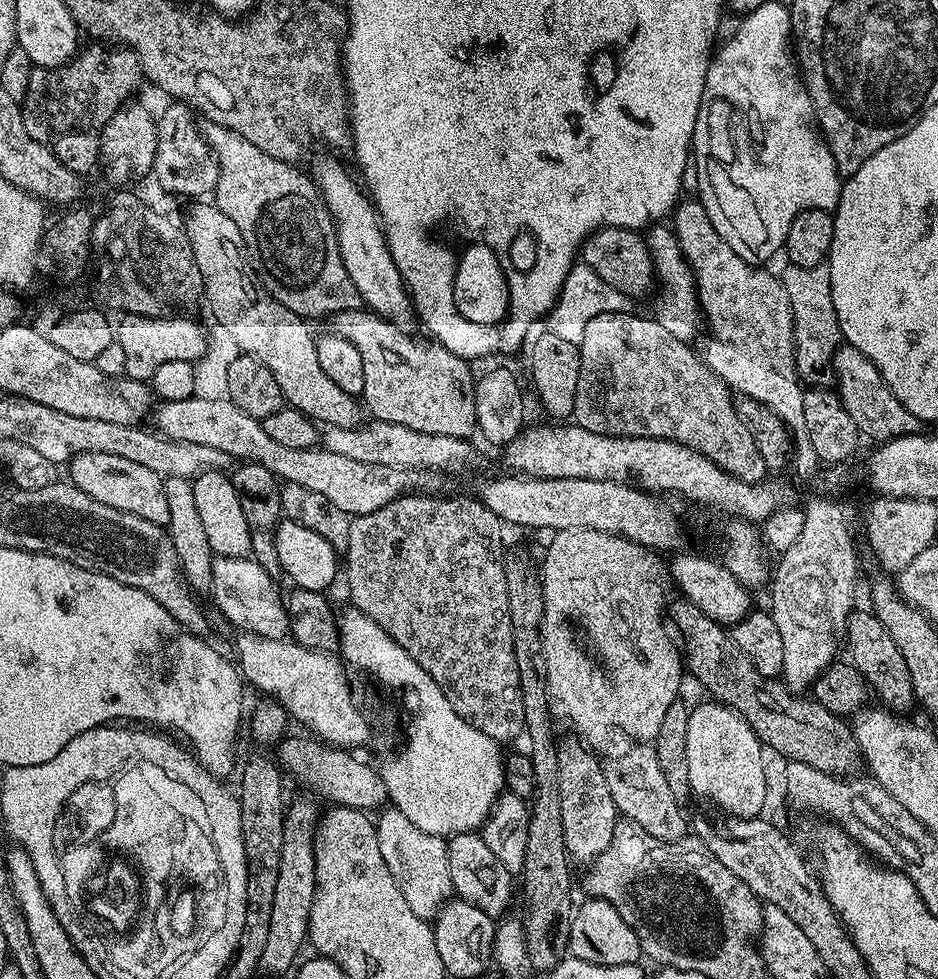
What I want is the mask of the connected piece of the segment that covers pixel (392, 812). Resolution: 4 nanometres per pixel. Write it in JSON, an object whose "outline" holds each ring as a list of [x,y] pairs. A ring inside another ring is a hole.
{"outline":[[[385,807],[380,814],[380,820],[378,816],[375,821],[378,847],[382,850],[386,866],[390,866],[390,874],[394,874],[394,882],[398,882],[398,890],[402,890],[402,898],[406,898],[410,910],[414,910],[418,918],[429,922],[435,921],[436,915],[454,896],[445,837],[426,834],[426,830],[418,830],[418,826],[414,826],[414,822],[406,818],[406,814],[402,814],[394,807]]]}

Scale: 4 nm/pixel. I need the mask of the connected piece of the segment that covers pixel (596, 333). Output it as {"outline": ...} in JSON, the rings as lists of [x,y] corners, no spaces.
{"outline":[[[635,311],[598,314],[586,322],[586,331],[580,343],[580,369],[578,370],[578,394],[574,398],[572,416],[581,428],[603,436],[641,436],[659,440],[676,440],[682,446],[698,450],[710,462],[730,472],[739,480],[759,482],[769,475],[754,442],[747,421],[736,412],[734,393],[728,383],[685,341],[658,326],[655,318],[643,320]]]}

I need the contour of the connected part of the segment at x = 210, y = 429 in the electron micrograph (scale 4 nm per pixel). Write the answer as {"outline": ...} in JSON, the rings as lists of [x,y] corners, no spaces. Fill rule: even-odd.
{"outline":[[[197,394],[185,400],[166,400],[155,409],[154,420],[155,416],[154,428],[159,435],[178,442],[212,446],[214,450],[222,450],[237,461],[266,466],[266,470],[270,470],[281,481],[298,482],[298,486],[307,486],[309,490],[323,494],[329,502],[338,506],[338,510],[346,510],[351,517],[374,514],[374,510],[382,510],[382,506],[394,502],[400,496],[424,494],[435,489],[432,487],[437,477],[418,468],[354,462],[354,458],[334,454],[323,446],[282,446],[282,442],[274,442],[274,438],[266,434],[261,421],[238,410],[238,406],[234,406],[234,402],[227,398],[211,400],[208,396]]]}

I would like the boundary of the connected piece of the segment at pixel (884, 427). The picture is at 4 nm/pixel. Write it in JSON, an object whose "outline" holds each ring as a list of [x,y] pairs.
{"outline":[[[841,343],[832,359],[832,369],[836,372],[835,387],[839,391],[842,406],[846,406],[850,418],[854,418],[861,437],[868,439],[869,436],[876,440],[872,442],[883,442],[893,440],[895,436],[915,436],[921,431],[921,420],[914,418],[914,414],[910,414],[910,410],[906,410],[906,406],[894,398],[878,366],[874,366],[874,362],[870,362],[862,350],[852,344]]]}

